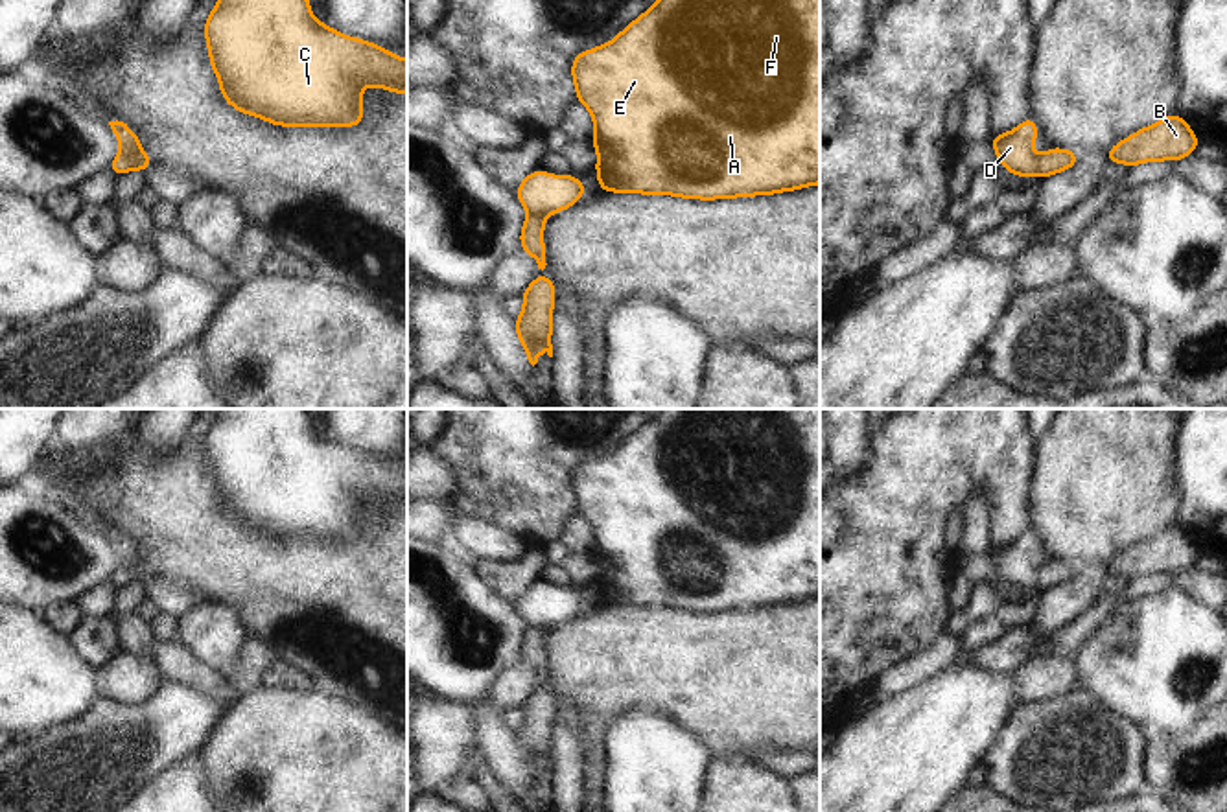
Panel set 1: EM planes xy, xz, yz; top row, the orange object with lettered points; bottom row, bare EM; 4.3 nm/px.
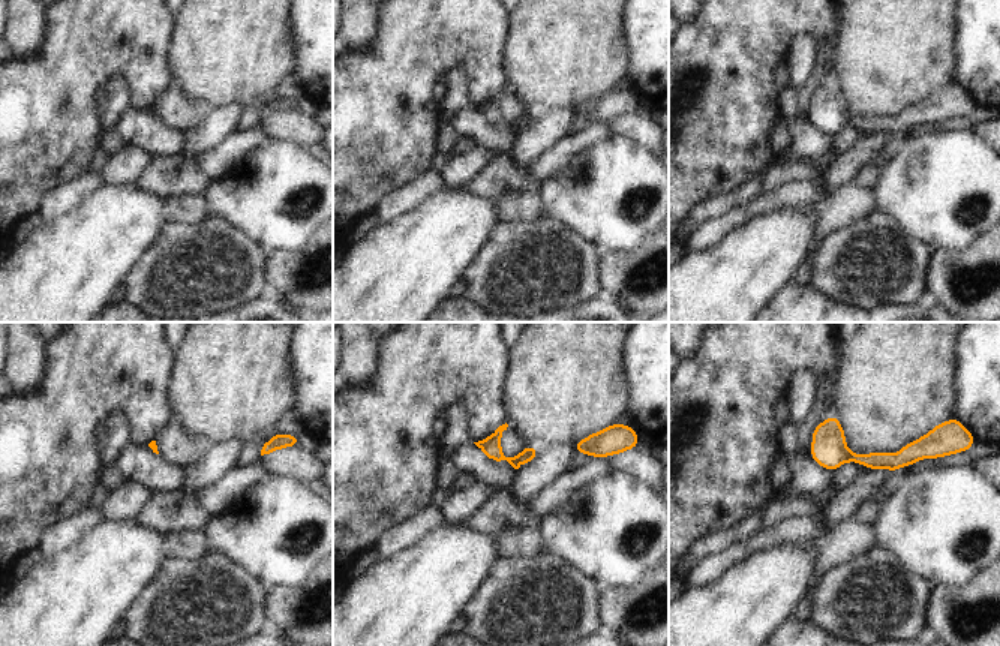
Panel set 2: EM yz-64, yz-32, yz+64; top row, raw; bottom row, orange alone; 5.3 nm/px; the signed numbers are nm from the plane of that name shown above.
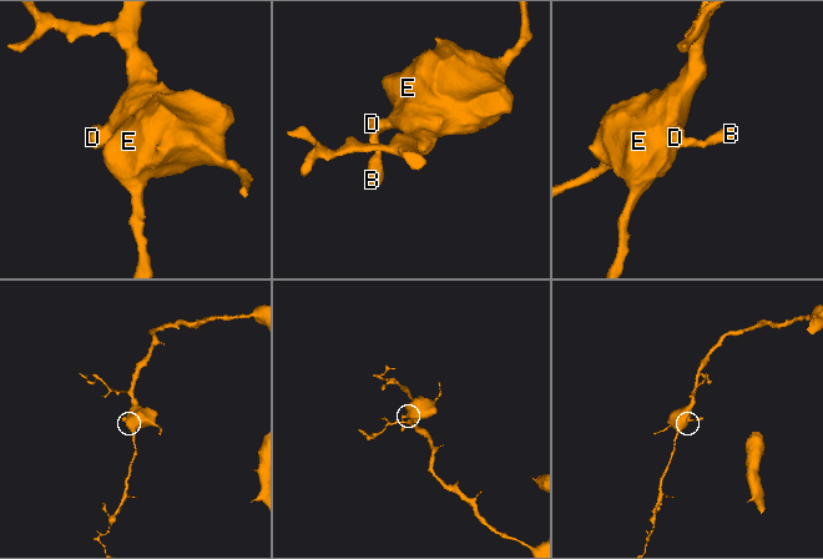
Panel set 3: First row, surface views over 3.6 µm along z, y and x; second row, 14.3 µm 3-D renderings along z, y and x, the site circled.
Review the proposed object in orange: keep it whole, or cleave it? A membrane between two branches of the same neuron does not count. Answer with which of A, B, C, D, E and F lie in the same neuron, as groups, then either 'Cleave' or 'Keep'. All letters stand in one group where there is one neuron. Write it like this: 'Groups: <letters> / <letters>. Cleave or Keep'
Groups: A B C D E F. Keep

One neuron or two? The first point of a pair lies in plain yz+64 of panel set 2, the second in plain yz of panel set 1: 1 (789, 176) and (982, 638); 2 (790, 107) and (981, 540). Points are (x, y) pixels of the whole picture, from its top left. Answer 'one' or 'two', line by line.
1: two
2: two

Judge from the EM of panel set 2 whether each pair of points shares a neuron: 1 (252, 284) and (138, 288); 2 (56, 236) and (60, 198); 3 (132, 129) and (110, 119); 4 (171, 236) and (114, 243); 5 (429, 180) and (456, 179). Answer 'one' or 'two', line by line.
1: one
2: two
3: two
4: two
5: two

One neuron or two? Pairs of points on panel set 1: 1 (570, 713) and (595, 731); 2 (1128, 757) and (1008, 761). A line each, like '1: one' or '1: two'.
1: two
2: one

